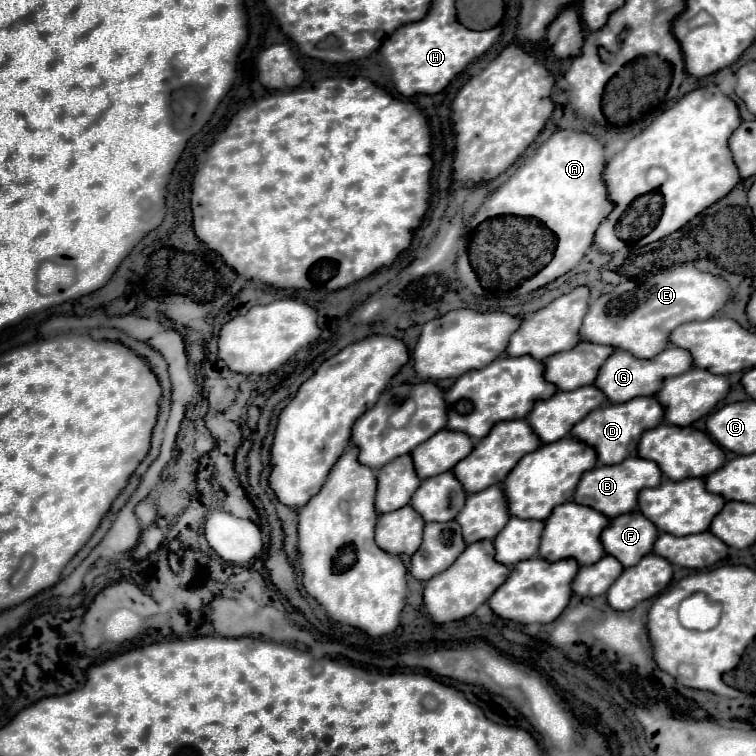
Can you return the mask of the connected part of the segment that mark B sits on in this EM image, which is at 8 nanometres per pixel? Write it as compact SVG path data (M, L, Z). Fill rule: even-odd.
M627 457L623 463L617 463L617 465L597 465L595 469L587 471L579 481L575 491L575 501L587 507L593 507L603 515L607 515L609 519L613 519L633 511L637 507L639 491L645 487L657 487L661 483L661 477L663 473L659 465L655 461L641 459L641 457Z

